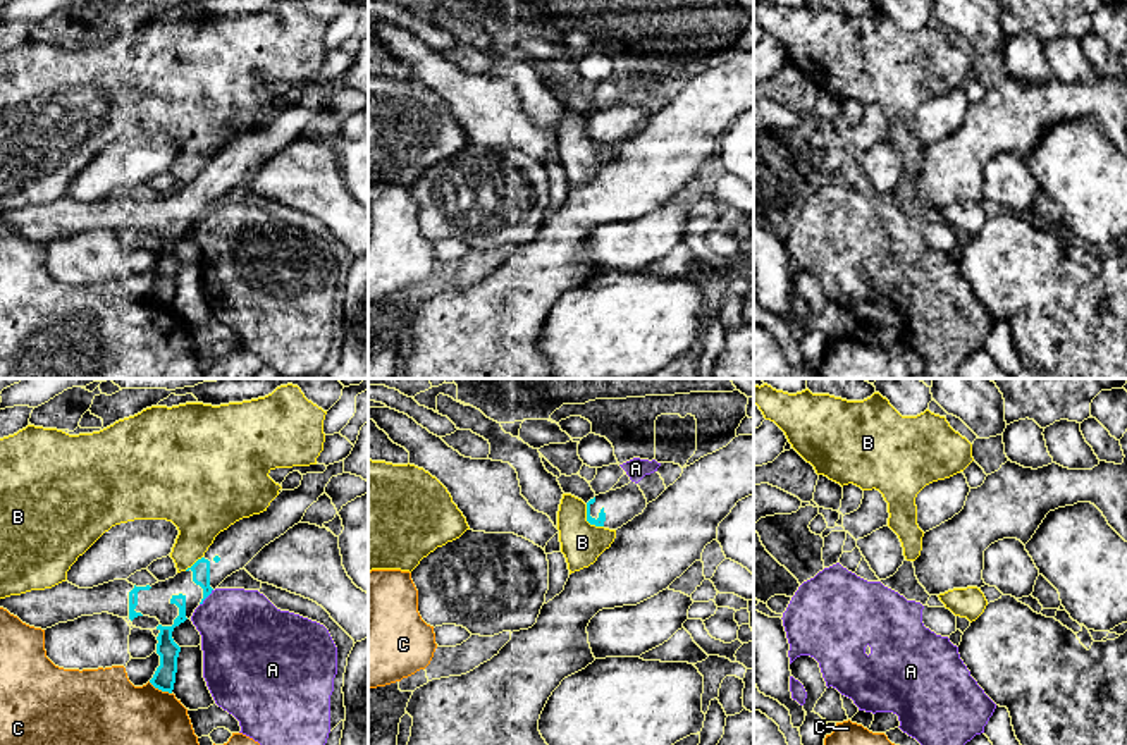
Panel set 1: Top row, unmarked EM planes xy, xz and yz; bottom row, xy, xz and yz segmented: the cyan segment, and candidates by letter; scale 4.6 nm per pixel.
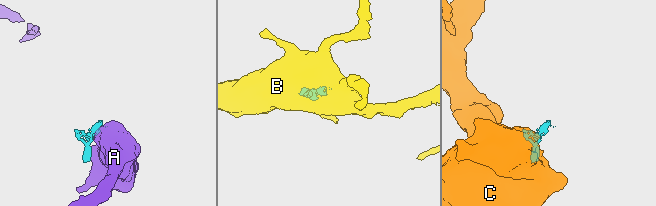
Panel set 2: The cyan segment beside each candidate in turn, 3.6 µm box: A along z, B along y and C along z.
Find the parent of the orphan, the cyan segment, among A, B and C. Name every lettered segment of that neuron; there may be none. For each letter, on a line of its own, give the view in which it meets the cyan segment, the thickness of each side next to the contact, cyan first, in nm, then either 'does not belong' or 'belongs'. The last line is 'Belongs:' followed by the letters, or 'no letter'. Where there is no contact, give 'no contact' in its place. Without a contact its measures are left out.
A: contact in xy; calibres 80 and 400 nm; does not belong
B: contact in xz; calibres 50 and 190 nm; does not belong
C: contact in xy; calibres 110 and 320 nm; does not belong
Belongs: no letter

